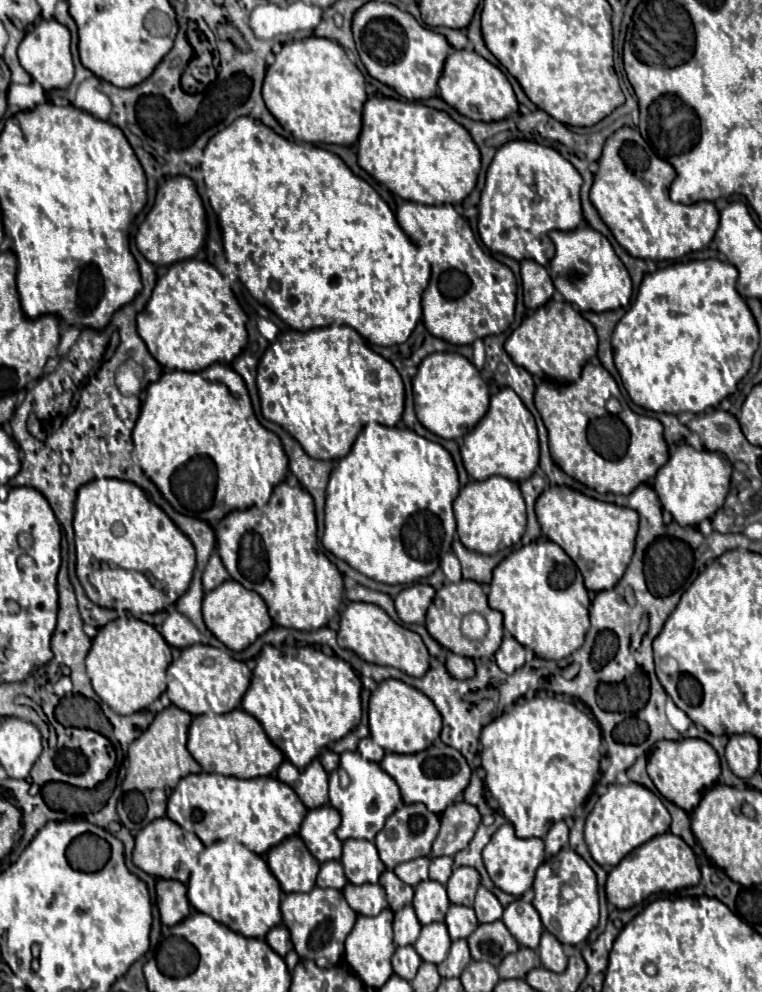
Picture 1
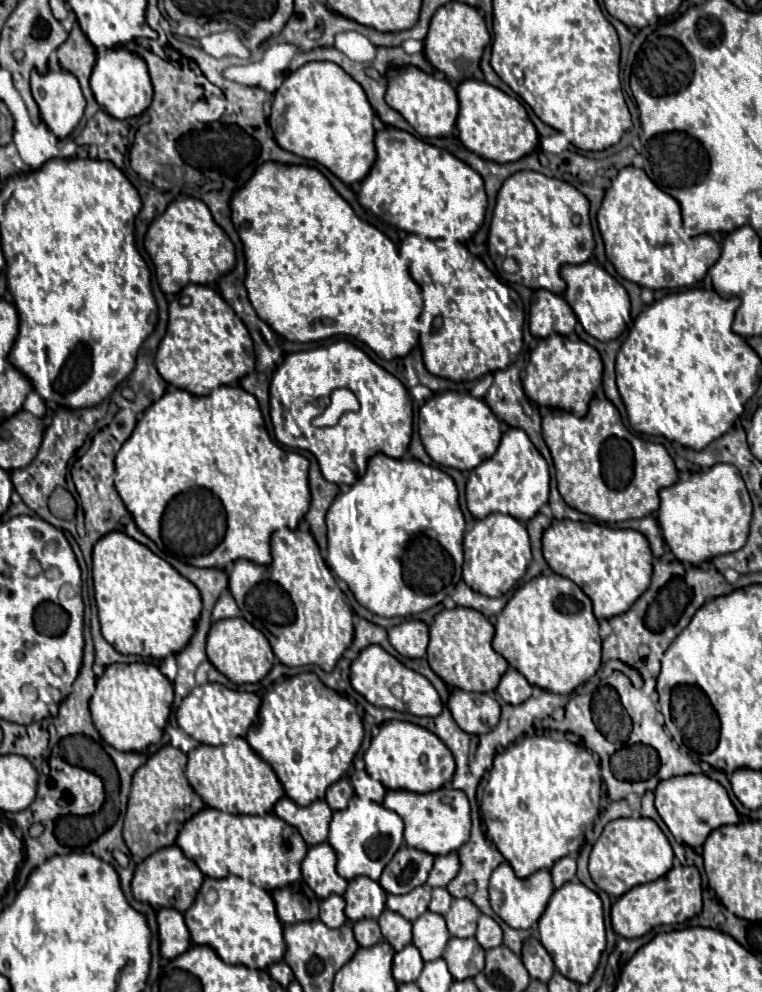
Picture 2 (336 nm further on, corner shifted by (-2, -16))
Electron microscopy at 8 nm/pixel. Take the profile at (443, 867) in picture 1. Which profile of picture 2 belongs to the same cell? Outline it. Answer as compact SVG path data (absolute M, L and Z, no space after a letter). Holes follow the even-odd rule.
M434 888L432 890L432 902L430 902L430 910L436 914L446 914L450 908L452 896L446 892L446 888Z

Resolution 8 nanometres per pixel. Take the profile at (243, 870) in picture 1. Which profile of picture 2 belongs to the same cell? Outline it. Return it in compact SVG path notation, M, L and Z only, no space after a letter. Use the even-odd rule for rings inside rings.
M234 876L222 880L204 878L204 884L196 900L198 902L194 902L184 912L186 926L190 930L194 944L214 948L214 952L228 964L244 964L256 970L264 970L270 964L282 960L286 944L282 938L282 922L276 916L272 892L266 892ZM210 888L218 892L218 900L214 904L204 902L204 894Z

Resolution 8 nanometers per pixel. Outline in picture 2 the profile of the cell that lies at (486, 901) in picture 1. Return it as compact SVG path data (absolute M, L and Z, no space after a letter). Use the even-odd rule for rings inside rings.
M480 916L478 920L478 930L476 930L476 940L484 950L496 948L502 944L502 930L500 926L490 918L490 916Z

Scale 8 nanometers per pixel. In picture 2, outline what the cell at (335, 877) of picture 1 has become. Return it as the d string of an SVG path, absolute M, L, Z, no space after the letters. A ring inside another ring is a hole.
M330 896L320 902L320 920L328 928L340 928L342 924L346 924L342 896Z

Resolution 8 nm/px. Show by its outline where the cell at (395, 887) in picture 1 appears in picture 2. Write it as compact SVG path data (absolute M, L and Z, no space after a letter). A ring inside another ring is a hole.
M384 910L382 916L378 918L378 924L380 924L380 930L382 930L384 940L396 952L400 952L406 944L412 942L412 924L406 918L402 918L400 914L390 912L390 910Z

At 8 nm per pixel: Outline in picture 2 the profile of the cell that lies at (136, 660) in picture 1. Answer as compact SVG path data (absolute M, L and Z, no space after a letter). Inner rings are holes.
M112 664L96 682L90 714L96 730L108 746L120 752L142 752L162 738L162 730L172 712L172 702L172 684L154 664Z

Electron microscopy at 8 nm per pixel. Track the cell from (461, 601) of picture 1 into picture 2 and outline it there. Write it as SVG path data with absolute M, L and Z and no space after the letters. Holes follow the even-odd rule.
M460 608L442 610L430 626L430 644L426 658L430 668L448 684L466 692L494 692L508 662L492 648L494 626L478 610Z

